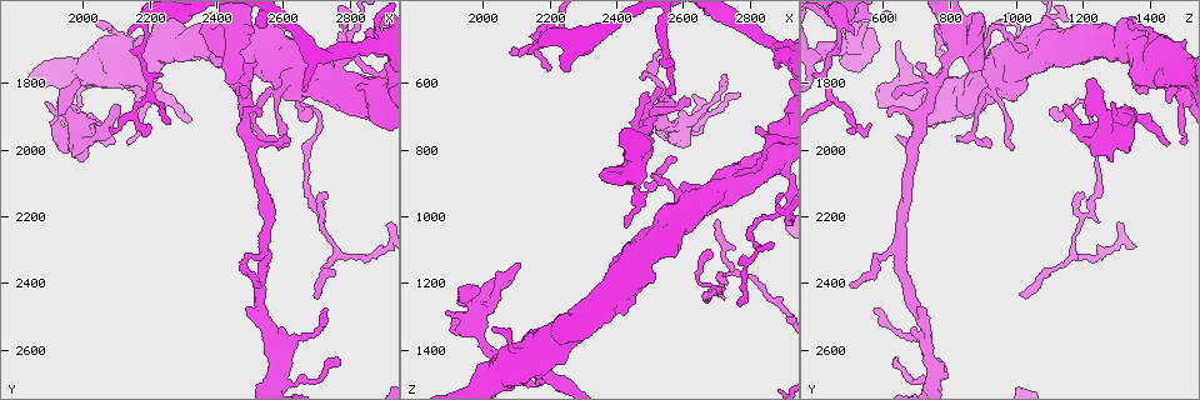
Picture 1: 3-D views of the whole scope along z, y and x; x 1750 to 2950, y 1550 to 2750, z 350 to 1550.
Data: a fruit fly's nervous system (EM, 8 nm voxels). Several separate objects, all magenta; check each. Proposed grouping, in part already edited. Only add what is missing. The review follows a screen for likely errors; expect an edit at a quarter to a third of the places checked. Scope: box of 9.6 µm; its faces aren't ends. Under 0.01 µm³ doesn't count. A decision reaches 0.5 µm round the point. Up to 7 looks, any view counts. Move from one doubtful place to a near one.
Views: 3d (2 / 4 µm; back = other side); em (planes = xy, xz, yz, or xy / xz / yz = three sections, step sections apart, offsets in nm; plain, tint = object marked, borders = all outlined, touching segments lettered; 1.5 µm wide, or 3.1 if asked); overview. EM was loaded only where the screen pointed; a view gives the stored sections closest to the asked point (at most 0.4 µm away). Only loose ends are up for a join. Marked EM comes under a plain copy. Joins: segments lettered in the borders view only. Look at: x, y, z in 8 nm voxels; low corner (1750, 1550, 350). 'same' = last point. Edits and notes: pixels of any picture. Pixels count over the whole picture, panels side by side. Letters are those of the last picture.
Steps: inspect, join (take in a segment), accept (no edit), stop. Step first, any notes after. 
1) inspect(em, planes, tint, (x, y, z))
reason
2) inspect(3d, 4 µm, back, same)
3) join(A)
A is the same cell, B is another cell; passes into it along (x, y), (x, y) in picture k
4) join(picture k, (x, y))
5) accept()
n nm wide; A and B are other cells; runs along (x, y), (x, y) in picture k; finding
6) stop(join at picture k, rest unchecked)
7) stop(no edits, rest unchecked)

inspect(em, xy, step 4, tint, (1890, 1860, 1290))
tapers out

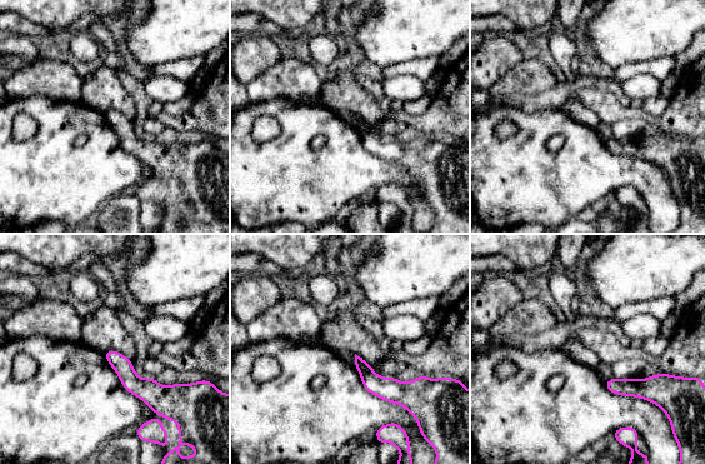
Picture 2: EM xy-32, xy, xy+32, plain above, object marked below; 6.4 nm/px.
inspect(em, planes, borders, same)

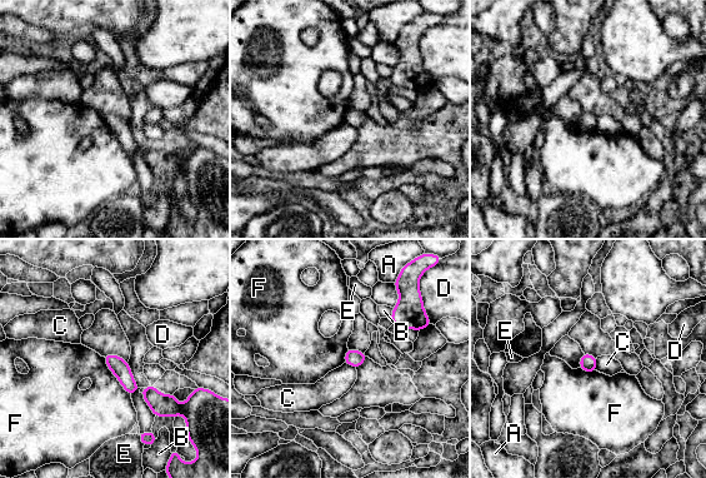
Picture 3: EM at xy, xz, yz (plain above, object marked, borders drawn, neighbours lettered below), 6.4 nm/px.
accept()
A, B, C, D, E and F are other cells; border along (597, 358), (595, 369) in picture 3; none of them fits

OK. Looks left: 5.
inspect(3d, 2 µm, (2730, 2500, 580))
thin end

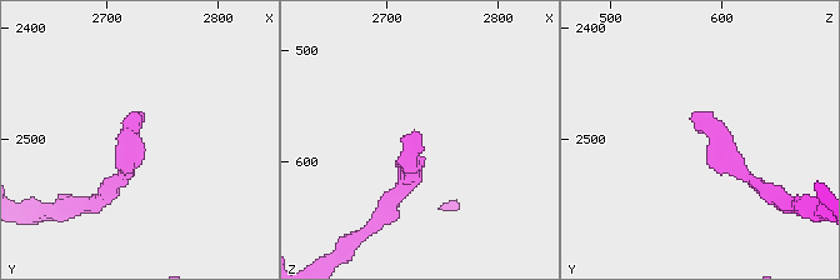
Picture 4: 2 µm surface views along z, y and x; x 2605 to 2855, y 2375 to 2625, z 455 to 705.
inspect(em, xz, step 4, borders, (2724, 2492, 576))

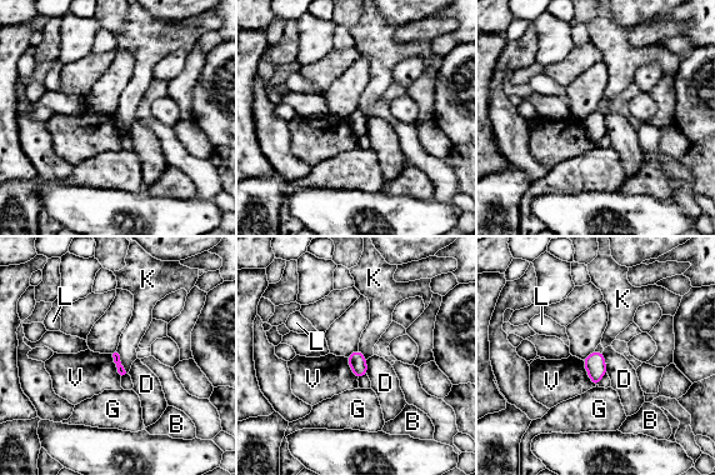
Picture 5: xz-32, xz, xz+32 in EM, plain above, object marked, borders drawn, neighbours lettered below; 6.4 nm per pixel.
inspect(em, planes, borders, same)

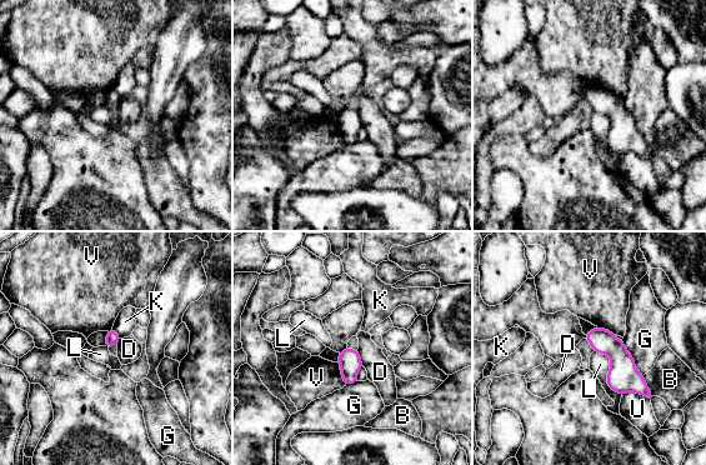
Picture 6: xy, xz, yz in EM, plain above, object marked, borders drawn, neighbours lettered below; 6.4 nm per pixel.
accept()
L touches over 360 nm; B, D, G, K, L, U and V are other cells; no lettered segment goes on from it

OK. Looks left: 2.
inspect(em, 3.1 µm, planes, borders, (2200, 1930, 560))
thin end

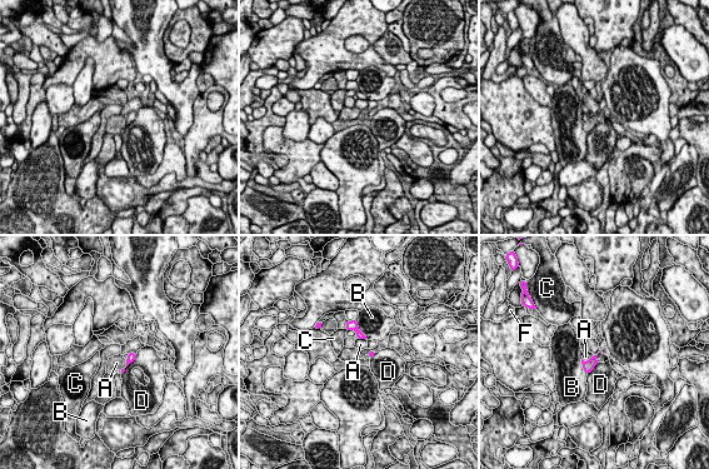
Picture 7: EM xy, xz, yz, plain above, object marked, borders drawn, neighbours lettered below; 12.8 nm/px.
accept()
A, B, C, D and F are other cells; no lettered segment goes on from it

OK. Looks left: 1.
stop(no edits, rest unchecked)

